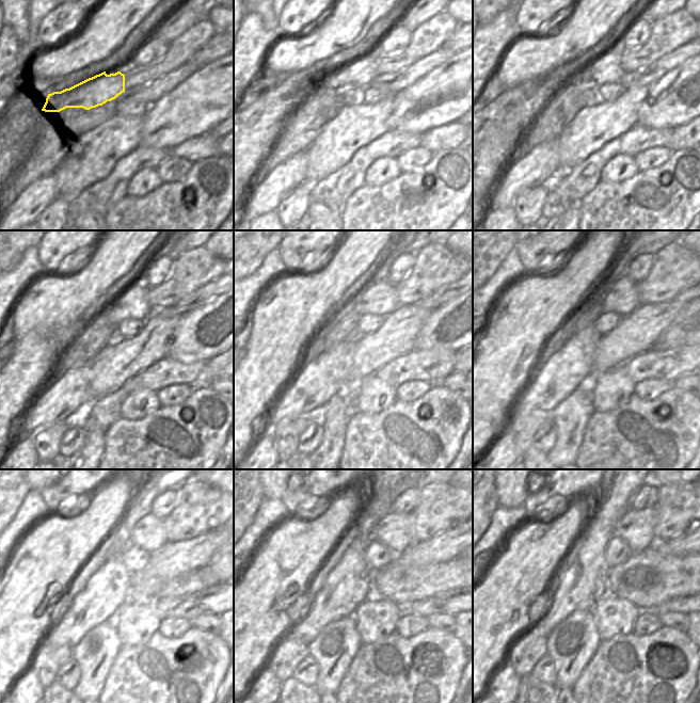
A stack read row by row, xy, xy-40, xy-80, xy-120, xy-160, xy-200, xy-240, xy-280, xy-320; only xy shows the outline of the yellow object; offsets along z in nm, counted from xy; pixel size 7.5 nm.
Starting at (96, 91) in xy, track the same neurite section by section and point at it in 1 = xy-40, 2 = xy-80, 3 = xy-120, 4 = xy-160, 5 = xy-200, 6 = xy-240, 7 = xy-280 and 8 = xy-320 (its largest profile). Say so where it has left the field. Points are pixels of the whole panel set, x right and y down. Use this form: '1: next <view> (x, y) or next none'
1: next xy-40 (349, 83)
2: next xy-80 (605, 68)
3: next xy-120 (132, 302)
4: next xy-160 (379, 298)
5: next xy-200 (621, 297)
6: next xy-240 (149, 533)
7: next xy-280 (393, 531)
8: next xy-320 (636, 528)

